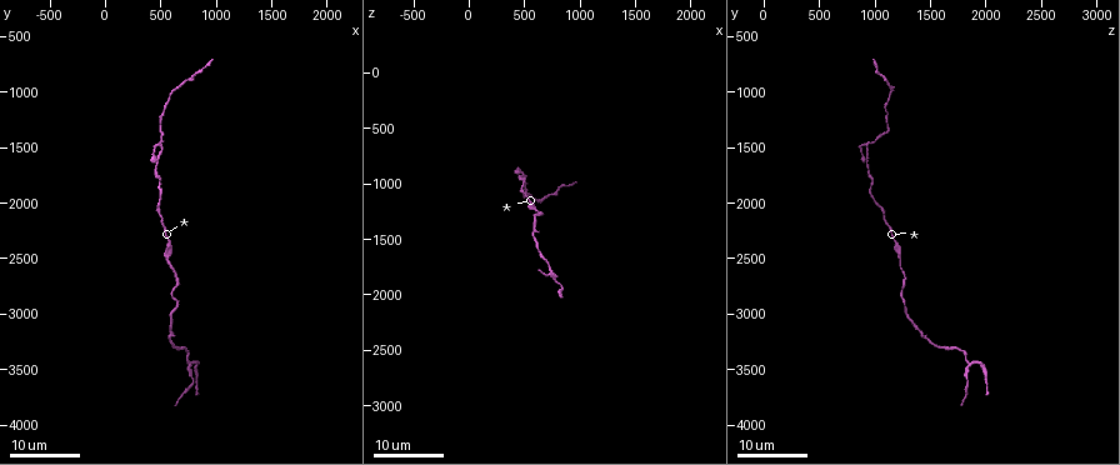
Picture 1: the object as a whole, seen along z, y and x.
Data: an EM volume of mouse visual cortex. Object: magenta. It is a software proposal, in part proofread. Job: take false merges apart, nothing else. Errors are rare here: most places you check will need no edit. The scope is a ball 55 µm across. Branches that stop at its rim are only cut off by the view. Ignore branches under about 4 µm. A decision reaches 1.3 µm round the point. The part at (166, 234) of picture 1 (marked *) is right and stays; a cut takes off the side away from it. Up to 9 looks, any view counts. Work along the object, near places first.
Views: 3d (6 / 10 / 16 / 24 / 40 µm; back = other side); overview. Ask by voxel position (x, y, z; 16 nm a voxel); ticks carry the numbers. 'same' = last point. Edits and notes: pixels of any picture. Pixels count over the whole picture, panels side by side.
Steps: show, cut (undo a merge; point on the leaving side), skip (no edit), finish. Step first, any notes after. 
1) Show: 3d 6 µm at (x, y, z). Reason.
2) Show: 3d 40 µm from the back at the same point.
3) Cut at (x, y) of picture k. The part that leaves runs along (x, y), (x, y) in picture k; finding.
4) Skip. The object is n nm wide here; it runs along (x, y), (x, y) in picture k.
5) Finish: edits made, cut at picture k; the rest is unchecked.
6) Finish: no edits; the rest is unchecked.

Show: 3d 16 µm at (600, 980, 1160). Sudden change in width.

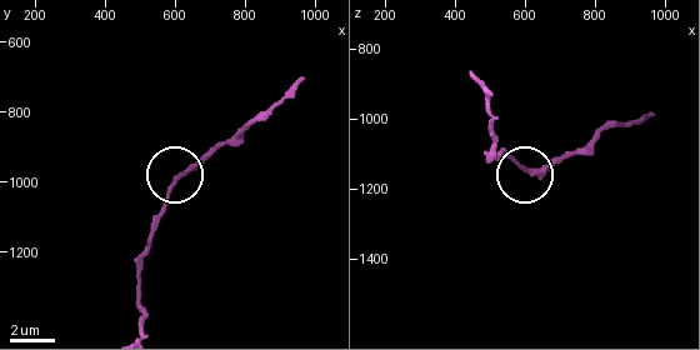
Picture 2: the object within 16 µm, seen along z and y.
Show: 3d 6 µm at (610, 980, 1150).

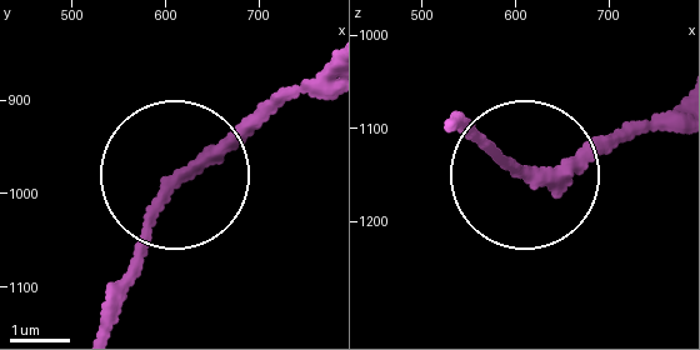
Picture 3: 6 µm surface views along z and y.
Skip. It runs along (455, 134), (560, 179), (630, 124) in picture 3; all the same neuron.

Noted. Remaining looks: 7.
Show: 3d 16 µm at (480, 1280, 1100). A narrow waist.

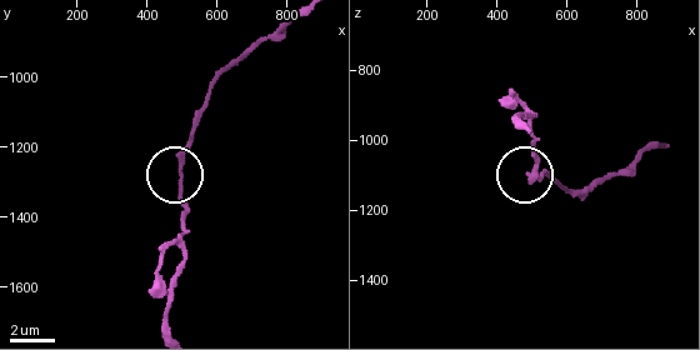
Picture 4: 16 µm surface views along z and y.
Show: 3d 10 µm at the same point.

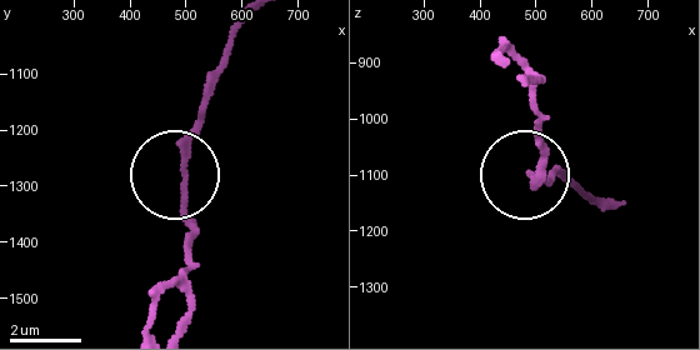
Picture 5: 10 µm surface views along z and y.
Skip. It runs along (176, 325), (188, 298), (179, 145), (211, 91), (215, 68) in picture 5; one neuron here.

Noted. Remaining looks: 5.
Show: 3d 24 µm at (520, 1520, 920).

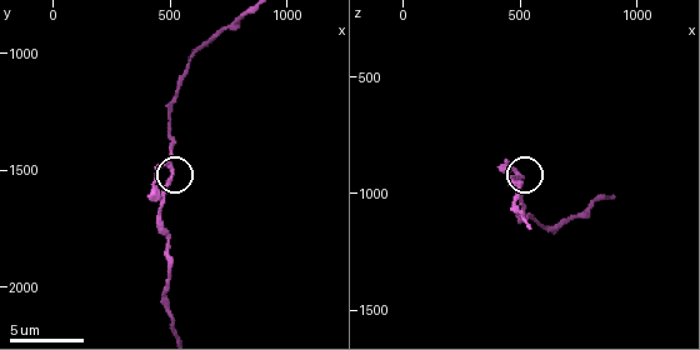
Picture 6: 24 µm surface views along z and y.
Show: 3d 6 µm at (500, 1530, 920).

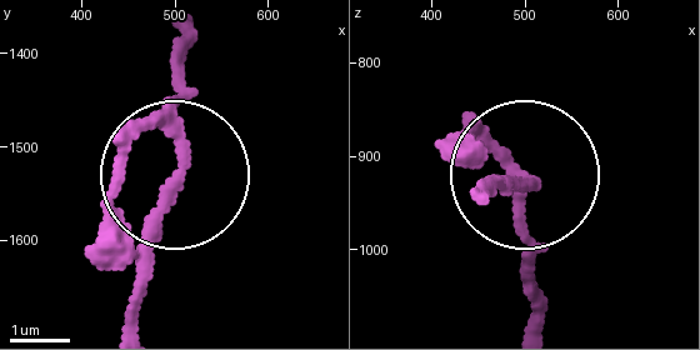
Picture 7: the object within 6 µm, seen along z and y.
Skip. One neuron here.

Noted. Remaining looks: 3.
Show: 3d 24 µm at (580, 2380, 1180).

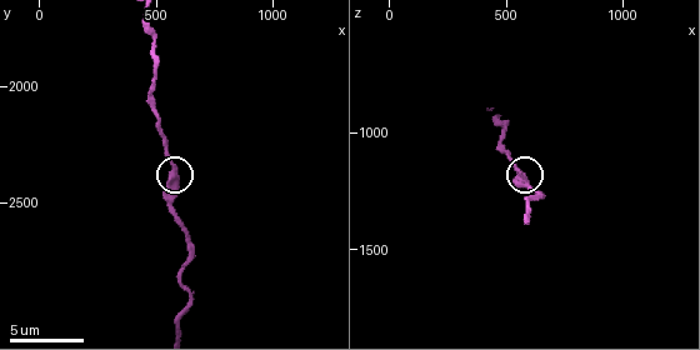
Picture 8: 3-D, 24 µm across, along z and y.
Show: 3d 6 µm at (570, 2370, 1200).

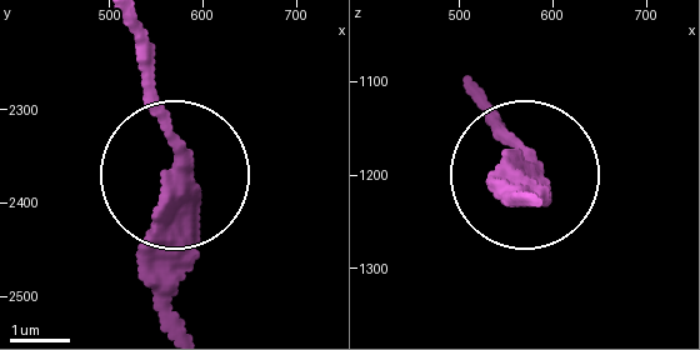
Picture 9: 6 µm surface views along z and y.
Show: 3d 6 µm from the back at (580, 2370, 1195).

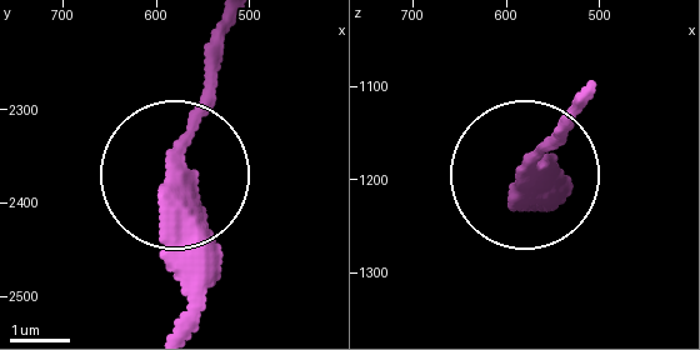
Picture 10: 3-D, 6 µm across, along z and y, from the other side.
Skip. One neuron here.

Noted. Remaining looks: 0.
Finish: no edits; the rest is unchecked.

